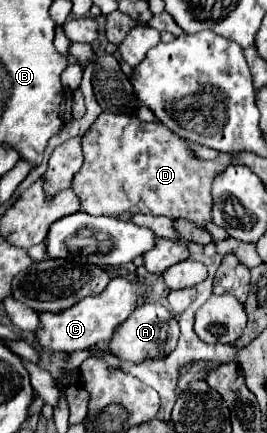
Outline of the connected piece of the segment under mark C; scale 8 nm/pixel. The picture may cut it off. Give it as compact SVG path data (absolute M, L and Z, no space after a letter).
M113 278L99 296L87 296L63 312L41 312L35 338L43 350L65 354L103 344L103 340L111 340L111 332L115 332L115 328L123 324L127 316L137 308L137 296L141 296L145 290L147 286L133 284L125 278Z

